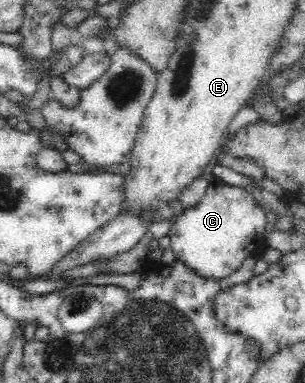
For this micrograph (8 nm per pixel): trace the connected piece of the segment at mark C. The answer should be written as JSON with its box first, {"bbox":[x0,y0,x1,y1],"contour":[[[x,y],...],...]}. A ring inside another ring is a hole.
{"bbox":[169,177,267,279],"contour":[[[214,177],[207,188],[207,192],[204,194],[204,197],[194,206],[189,208],[184,208],[183,212],[180,215],[177,215],[171,219],[171,227],[169,229],[169,236],[171,239],[171,248],[176,256],[177,260],[182,261],[184,265],[190,270],[192,273],[203,277],[204,279],[224,279],[224,277],[228,277],[228,275],[232,275],[238,267],[242,265],[242,262],[247,257],[255,257],[258,256],[262,251],[263,247],[265,247],[265,233],[267,232],[264,228],[266,225],[266,216],[264,210],[259,207],[257,204],[254,204],[253,196],[248,193],[246,188],[244,187],[233,187],[228,184],[225,184],[222,180]]]}

